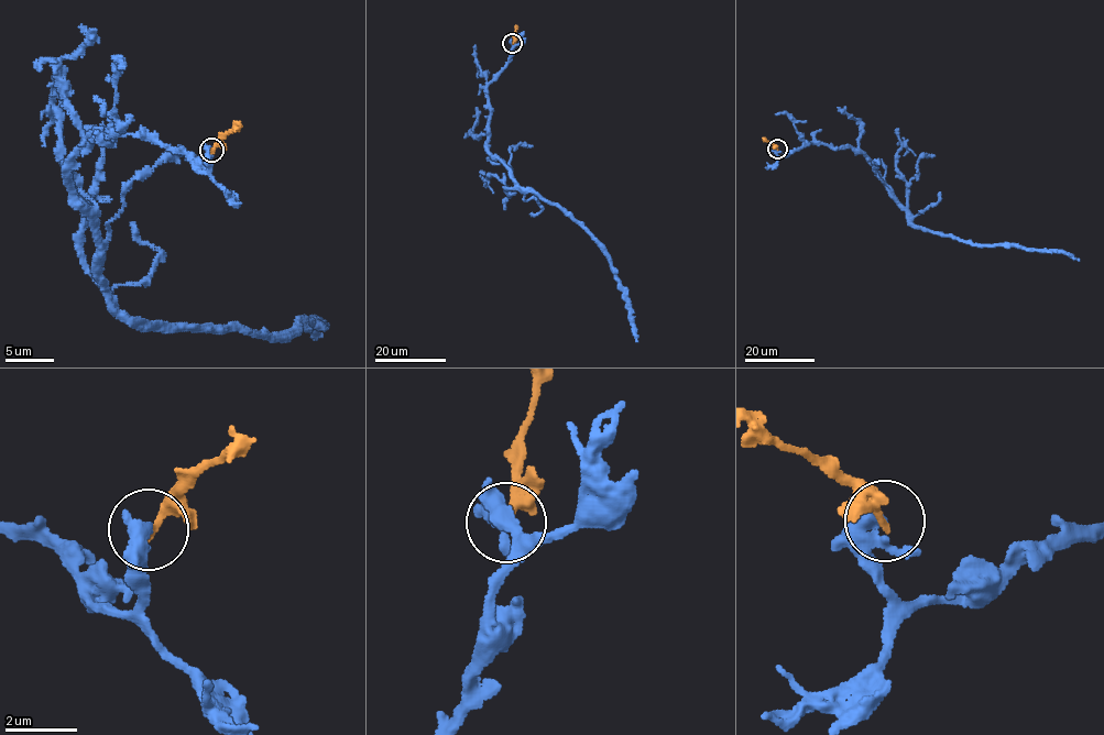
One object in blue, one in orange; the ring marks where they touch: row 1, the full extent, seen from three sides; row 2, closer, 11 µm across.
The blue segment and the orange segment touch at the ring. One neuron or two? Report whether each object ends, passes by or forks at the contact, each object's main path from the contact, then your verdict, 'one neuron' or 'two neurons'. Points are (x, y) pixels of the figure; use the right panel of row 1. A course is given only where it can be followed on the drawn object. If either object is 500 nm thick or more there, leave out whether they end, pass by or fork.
blue passes by | orange ends | blue via (777, 149), (779, 156), (812, 143), (859, 149), (916, 225), (974, 243), (1059, 250), (1079, 261) | orange via (777, 149), (763, 138) | two neurons

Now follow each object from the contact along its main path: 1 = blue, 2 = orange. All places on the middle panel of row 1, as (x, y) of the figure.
1: (512, 43), (512, 57), (488, 85), (488, 151), (520, 186), (557, 204), (596, 241), (620, 282), (637, 341)
2: (512, 43), (515, 25)

